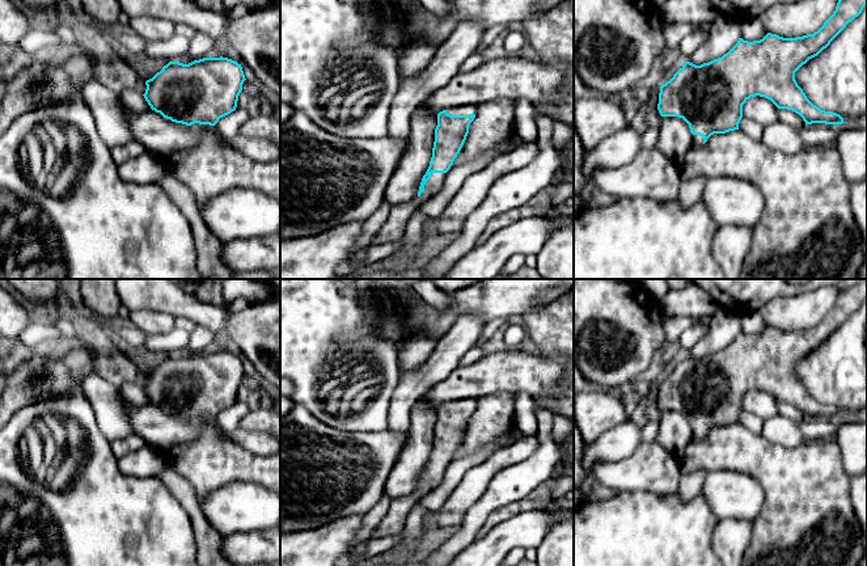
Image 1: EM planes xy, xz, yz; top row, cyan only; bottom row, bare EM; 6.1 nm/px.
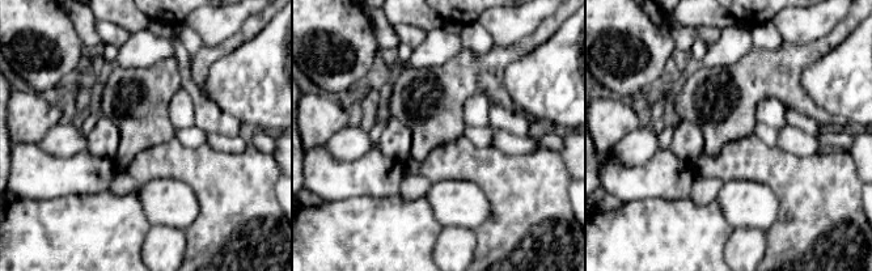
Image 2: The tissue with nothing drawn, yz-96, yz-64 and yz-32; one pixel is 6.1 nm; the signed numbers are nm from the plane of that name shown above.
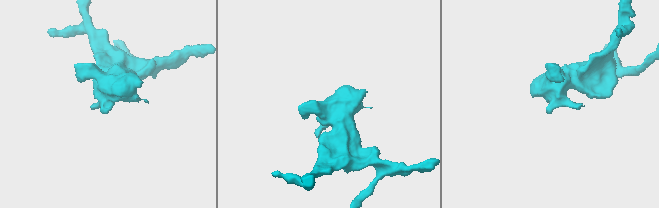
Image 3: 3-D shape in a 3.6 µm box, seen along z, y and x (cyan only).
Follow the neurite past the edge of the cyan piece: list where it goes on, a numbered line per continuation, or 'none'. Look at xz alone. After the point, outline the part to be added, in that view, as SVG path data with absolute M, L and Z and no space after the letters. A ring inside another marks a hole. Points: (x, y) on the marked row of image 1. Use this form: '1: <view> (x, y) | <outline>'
1: xz (465, 109) | M462 105L454 109L447 109L447 113L451 115L469 115L477 114L477 106L474 105Z
2: xz (393, 229) | M432 173L431 178L424 185L424 191L420 195L416 194L411 202L392 206L386 223L372 238L371 245L393 242L402 238L406 224L413 214L440 191L447 173Z

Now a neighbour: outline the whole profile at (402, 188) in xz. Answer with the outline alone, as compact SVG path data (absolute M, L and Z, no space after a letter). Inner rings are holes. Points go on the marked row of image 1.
M416 107L410 117L410 132L406 151L399 160L386 189L385 198L390 206L411 202L432 157L437 117Z

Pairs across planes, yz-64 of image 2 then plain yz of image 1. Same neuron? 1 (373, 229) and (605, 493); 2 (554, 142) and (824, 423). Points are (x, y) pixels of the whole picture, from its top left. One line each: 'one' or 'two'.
1: two
2: one

